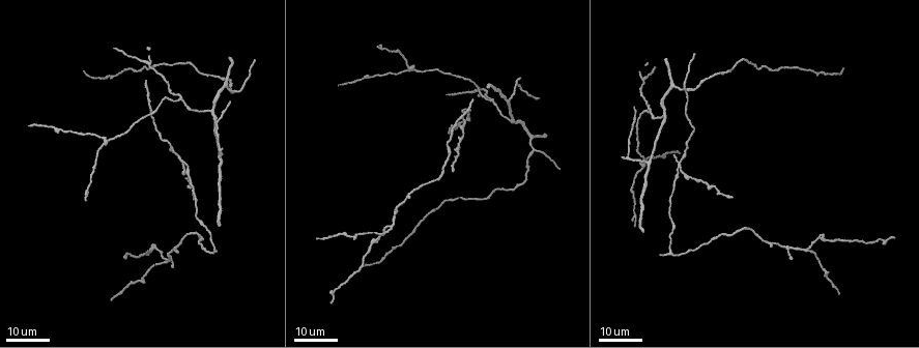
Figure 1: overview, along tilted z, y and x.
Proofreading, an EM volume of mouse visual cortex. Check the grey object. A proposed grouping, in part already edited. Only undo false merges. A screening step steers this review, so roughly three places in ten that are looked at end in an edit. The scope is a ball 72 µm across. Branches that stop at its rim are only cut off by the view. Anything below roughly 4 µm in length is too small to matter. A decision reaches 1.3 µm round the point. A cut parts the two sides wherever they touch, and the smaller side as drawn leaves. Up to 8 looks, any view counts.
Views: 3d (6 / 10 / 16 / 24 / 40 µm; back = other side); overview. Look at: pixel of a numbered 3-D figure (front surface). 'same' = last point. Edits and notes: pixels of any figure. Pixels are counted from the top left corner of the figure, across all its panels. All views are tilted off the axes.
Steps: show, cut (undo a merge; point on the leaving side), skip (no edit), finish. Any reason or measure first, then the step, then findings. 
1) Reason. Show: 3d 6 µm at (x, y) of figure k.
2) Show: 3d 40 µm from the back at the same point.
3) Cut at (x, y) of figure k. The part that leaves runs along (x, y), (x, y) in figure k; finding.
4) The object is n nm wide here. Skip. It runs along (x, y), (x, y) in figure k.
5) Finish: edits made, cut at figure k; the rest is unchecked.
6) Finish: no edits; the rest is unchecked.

Arms part here. Show: 3d 16 µm at (104, 141) of figure 1.

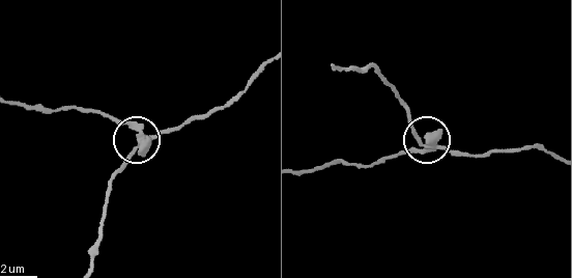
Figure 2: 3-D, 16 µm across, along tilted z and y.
Show: 3d 10 µm at (140, 133) of figure 2.

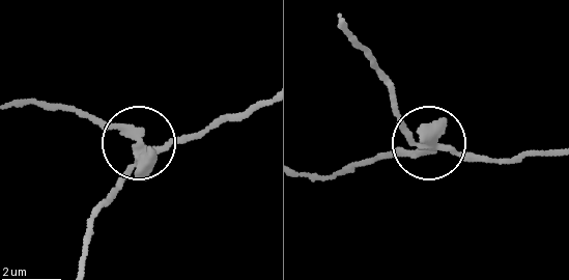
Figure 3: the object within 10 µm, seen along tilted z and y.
The object is 260 nm wide here. Cut at (117, 126) of figure 3. The part that leaves runs along (432, 146), (305, 176) in figure 3; two cells meet here.

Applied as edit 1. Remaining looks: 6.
Show: overview.

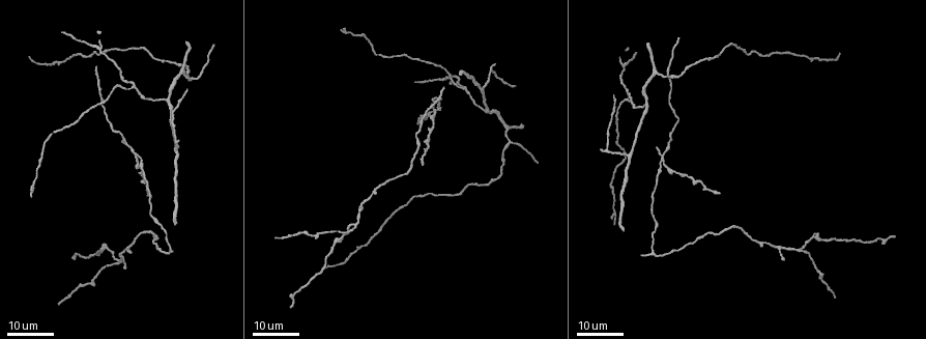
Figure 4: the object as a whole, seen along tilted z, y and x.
A fork. Show: 3d 24 µm at (133, 86) of figure 4.

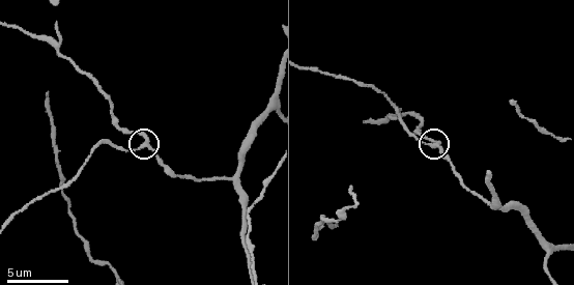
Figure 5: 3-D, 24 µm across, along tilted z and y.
Show: 3d 10 µm at (144, 144) of figure 5.

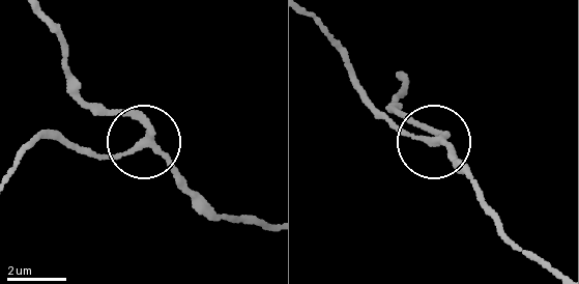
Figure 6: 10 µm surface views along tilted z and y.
3 arms meet here. Skip. It runs along (546, 268), (511, 244), (471, 173), (435, 131), (395, 107) in figure 6; all the same cell.

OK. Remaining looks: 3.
Show: 3d 16 µm at (629, 153) of figure 4.

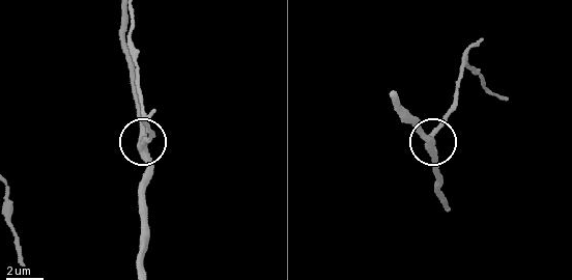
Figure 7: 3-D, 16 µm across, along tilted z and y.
Show: 3d 10 µm at (139, 144) of figure 7.

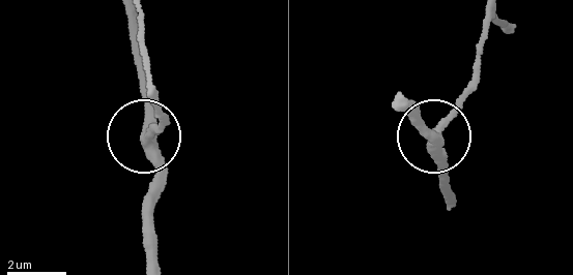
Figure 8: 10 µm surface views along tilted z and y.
3 arms meet here. Skip. It runs along (147, 227), (152, 151), (145, 134), (167, 123) in figure 8; one cell here.

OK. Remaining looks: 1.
Three arms meet. Show: 3d 10 µm at (231, 176) of figure 5.

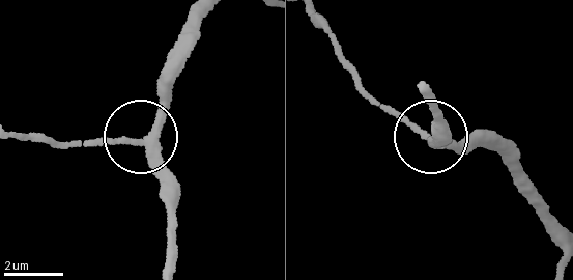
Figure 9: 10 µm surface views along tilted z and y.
The side arm is 52 µm long; 3 arms meet here. Skip. One cell here.

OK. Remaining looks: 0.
Finish: edits made, cut at figure 3; the rest is unchecked.

